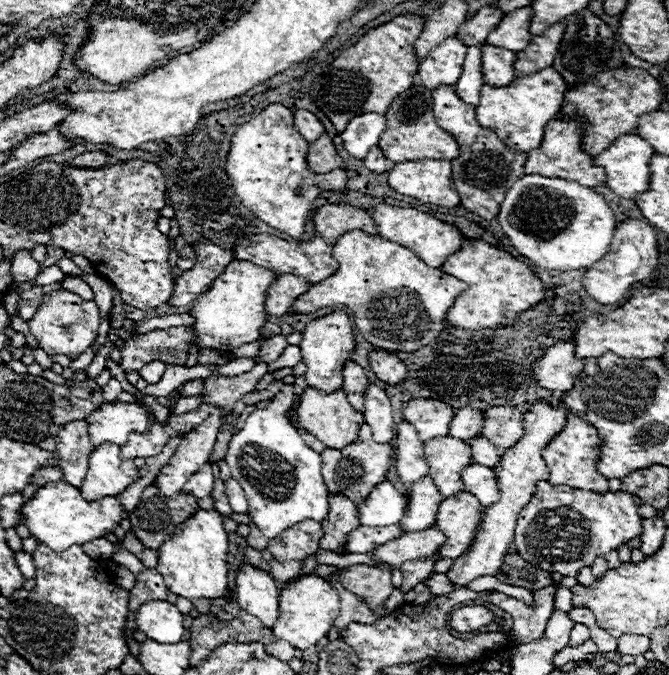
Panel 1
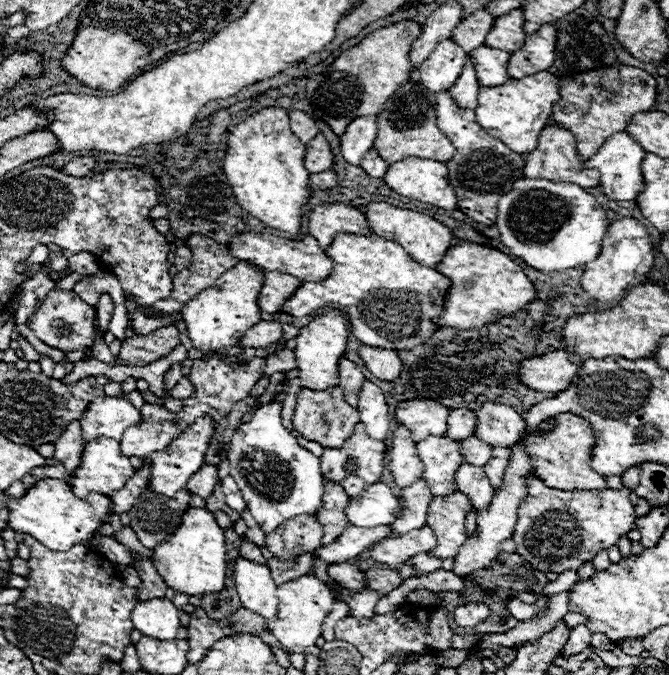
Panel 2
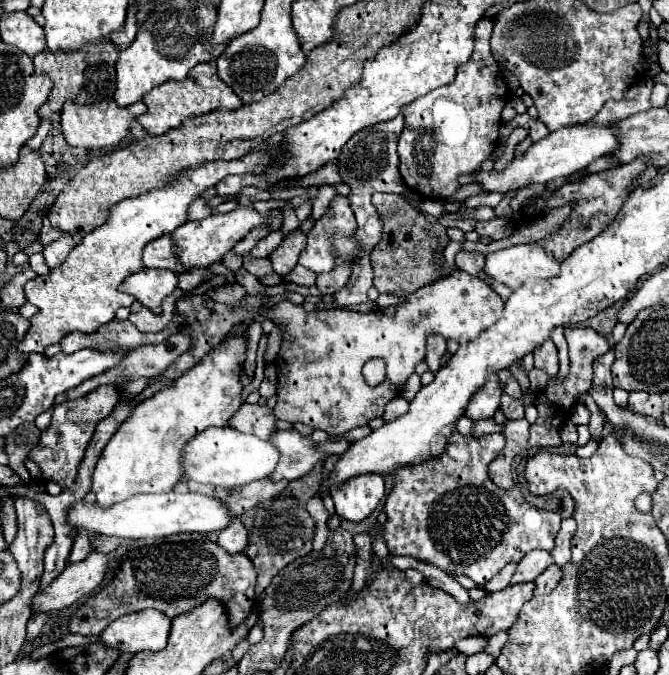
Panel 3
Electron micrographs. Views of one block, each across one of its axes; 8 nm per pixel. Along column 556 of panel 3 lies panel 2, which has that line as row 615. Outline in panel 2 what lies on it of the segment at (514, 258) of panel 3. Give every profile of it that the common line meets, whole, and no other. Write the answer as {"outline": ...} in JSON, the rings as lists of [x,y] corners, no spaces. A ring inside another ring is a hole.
{"outline":[[[238,558],[234,564],[234,580],[242,606],[252,610],[254,614],[274,620],[278,612],[278,598],[276,598],[278,586],[272,580],[270,568],[266,564]]]}

